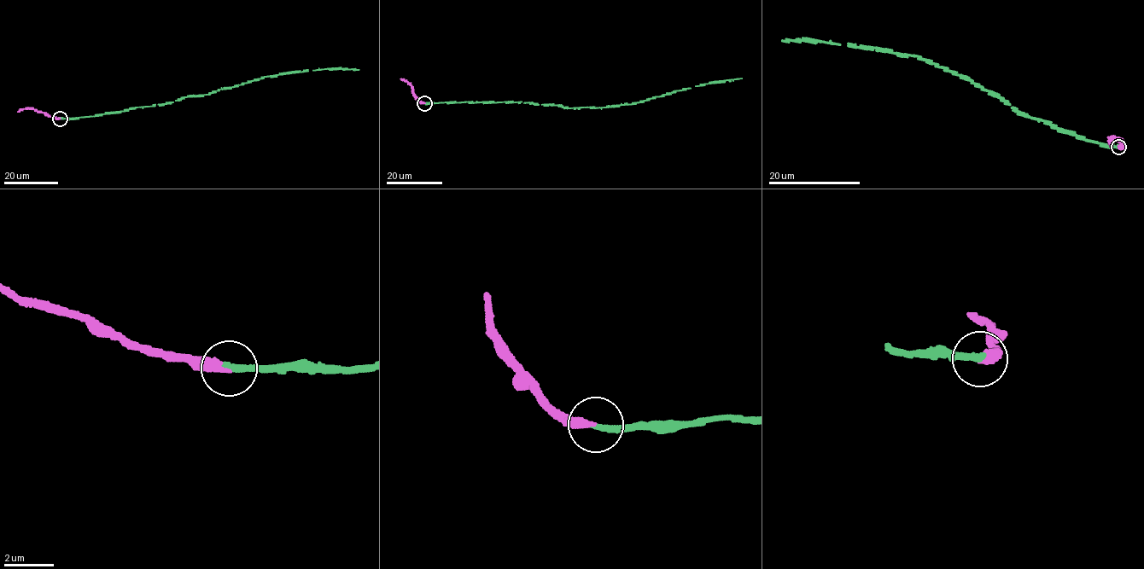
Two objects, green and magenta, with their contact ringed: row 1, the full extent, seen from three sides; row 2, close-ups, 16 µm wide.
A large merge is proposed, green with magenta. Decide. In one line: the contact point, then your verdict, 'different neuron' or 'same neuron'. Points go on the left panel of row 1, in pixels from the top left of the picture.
place (60, 119); same neuron

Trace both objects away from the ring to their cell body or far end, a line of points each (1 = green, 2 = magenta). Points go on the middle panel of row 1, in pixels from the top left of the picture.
1: (424, 103), (521, 101), (569, 107), (603, 107), (643, 101), (709, 83), (741, 78)
2: (424, 103), (419, 101), (412, 89), (400, 78)

